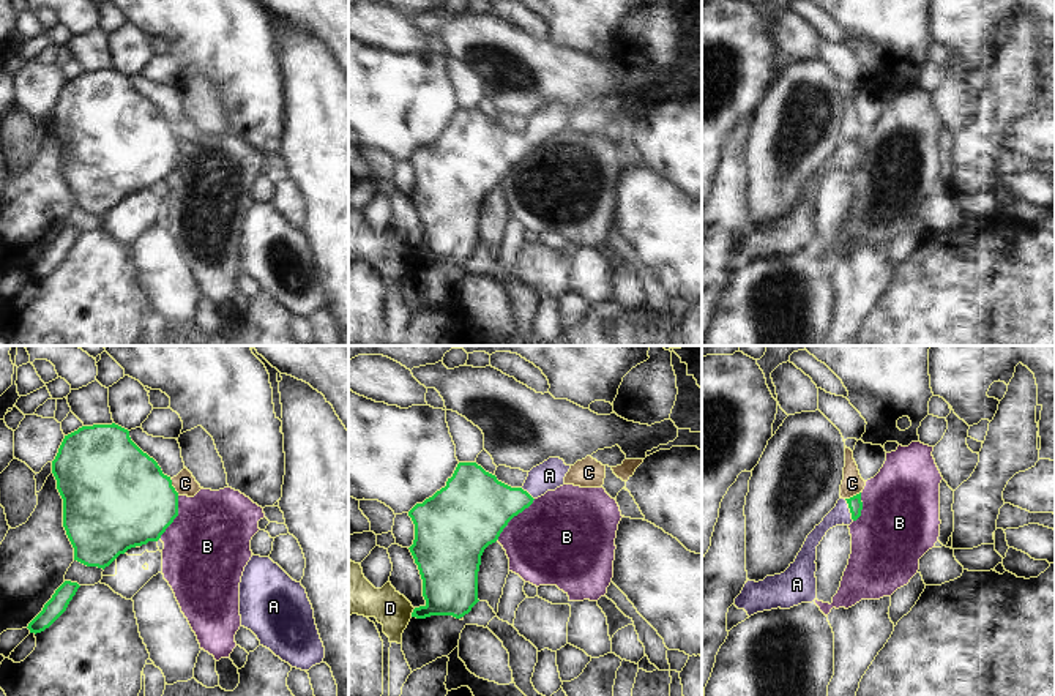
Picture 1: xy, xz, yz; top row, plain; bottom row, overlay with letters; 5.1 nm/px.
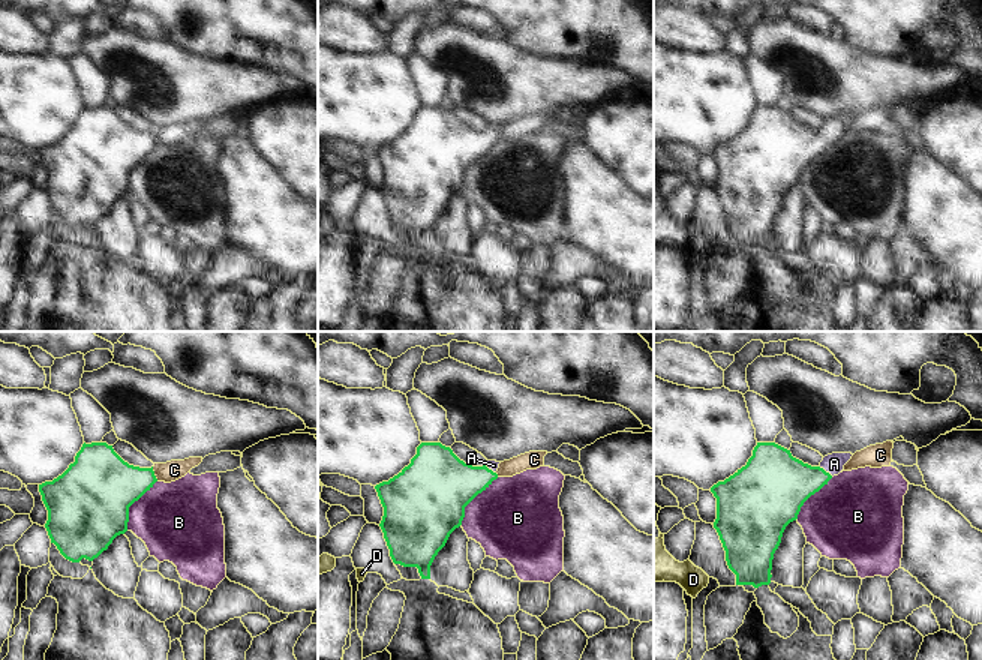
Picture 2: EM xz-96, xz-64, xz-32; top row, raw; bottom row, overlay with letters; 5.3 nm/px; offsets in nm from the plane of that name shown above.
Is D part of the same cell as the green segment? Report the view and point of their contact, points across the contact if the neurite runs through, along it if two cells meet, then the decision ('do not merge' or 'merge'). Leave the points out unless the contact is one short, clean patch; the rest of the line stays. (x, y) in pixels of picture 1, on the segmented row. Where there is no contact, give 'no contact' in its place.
xz (412, 613) | do not merge

